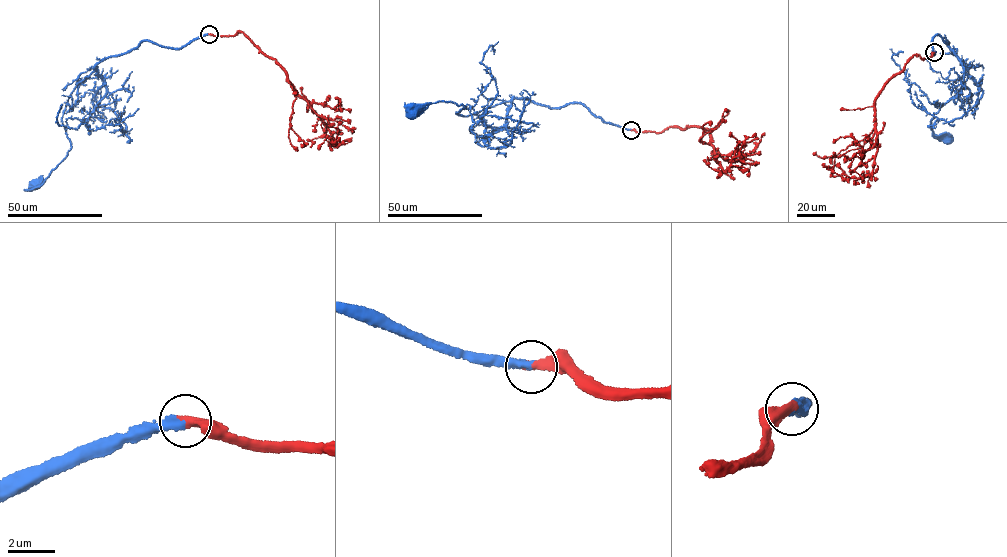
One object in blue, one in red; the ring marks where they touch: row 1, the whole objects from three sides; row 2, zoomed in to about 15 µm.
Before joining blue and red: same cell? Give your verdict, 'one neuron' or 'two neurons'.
one neuron

